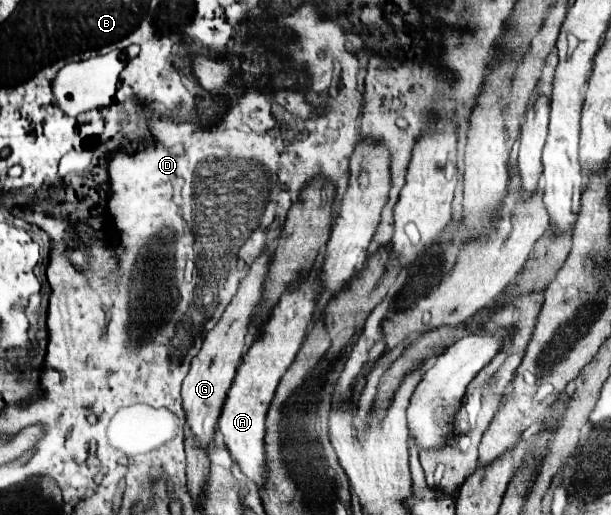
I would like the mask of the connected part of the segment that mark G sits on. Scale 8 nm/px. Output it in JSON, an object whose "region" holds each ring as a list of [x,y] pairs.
{"region":[[[265,247],[261,255],[251,263],[247,275],[241,279],[239,289],[231,303],[227,305],[225,313],[221,315],[219,323],[207,333],[201,351],[191,359],[191,369],[187,377],[183,379],[183,409],[189,421],[189,429],[195,435],[195,441],[201,445],[201,449],[209,451],[209,445],[213,443],[213,433],[215,425],[221,415],[223,401],[227,397],[227,391],[231,387],[231,381],[235,377],[235,371],[241,363],[241,357],[245,353],[245,343],[247,343],[247,333],[251,327],[251,319],[255,313],[255,307],[259,307],[263,299],[263,287],[267,281],[269,273],[269,263],[271,263],[271,253]]]}

